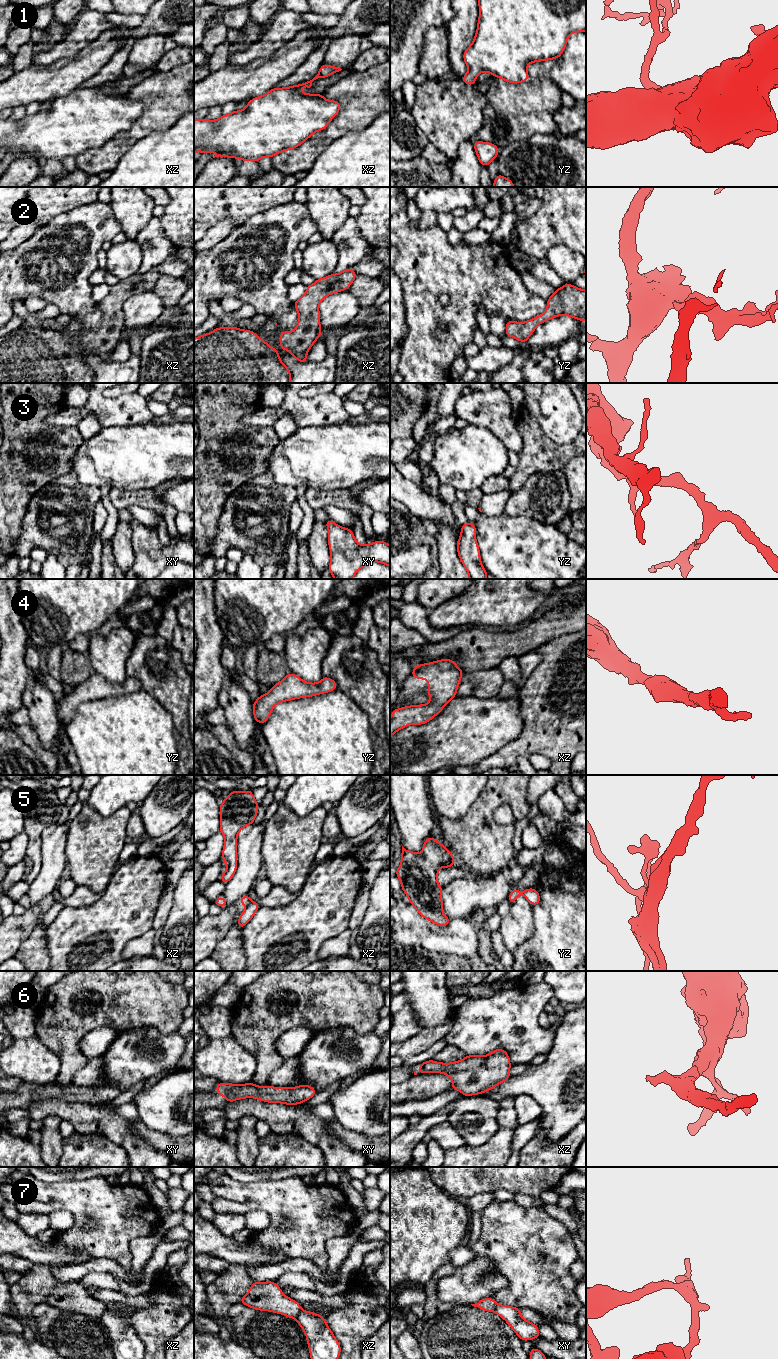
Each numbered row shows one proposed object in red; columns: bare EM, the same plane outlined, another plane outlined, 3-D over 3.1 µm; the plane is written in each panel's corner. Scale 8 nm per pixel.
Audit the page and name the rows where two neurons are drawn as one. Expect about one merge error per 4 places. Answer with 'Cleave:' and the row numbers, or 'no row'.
Cleave: 5, 7

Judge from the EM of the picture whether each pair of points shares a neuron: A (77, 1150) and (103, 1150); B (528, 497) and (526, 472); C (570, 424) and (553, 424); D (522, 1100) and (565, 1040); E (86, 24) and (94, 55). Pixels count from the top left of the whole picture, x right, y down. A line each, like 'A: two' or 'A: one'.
A: one
B: two
C: one
D: two
E: two

